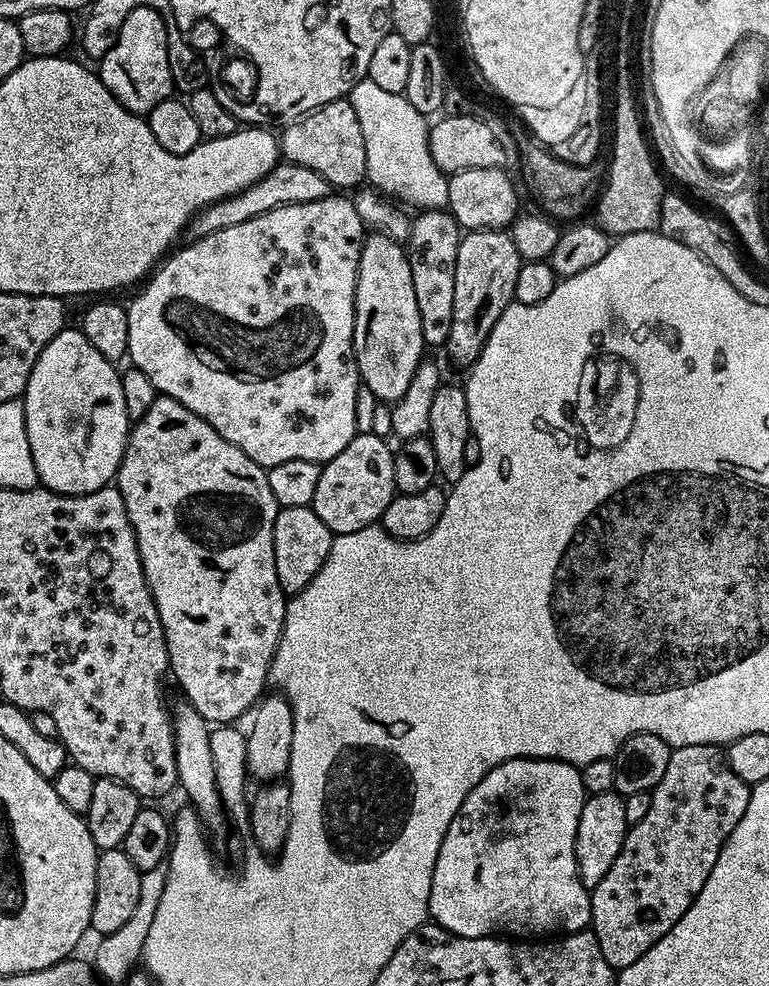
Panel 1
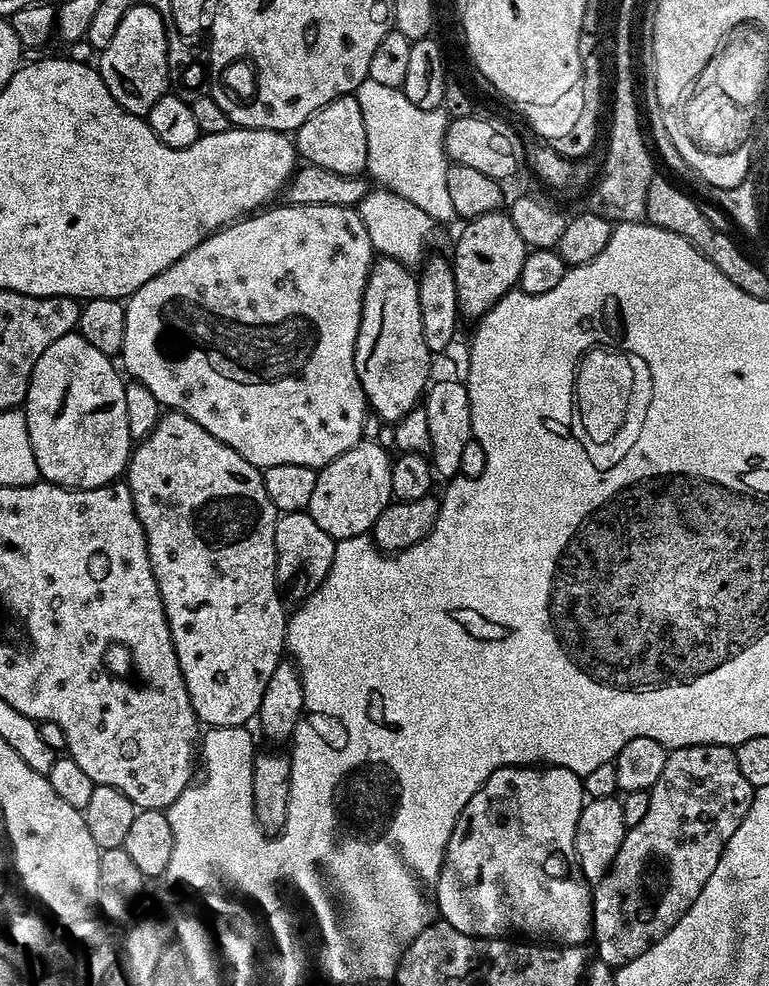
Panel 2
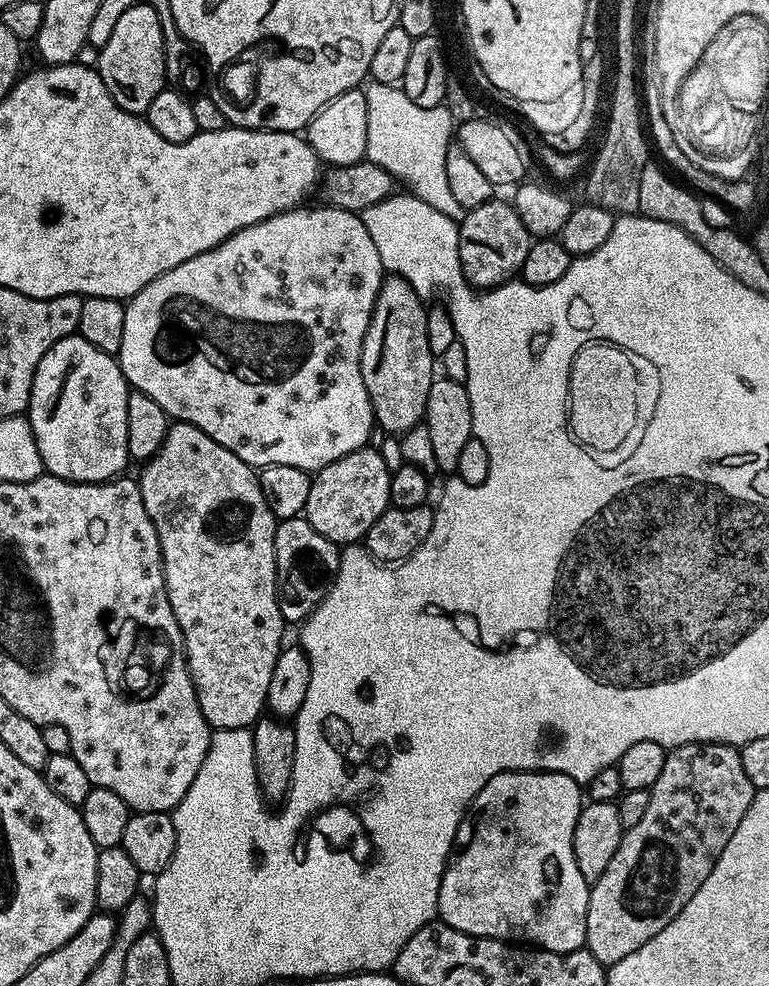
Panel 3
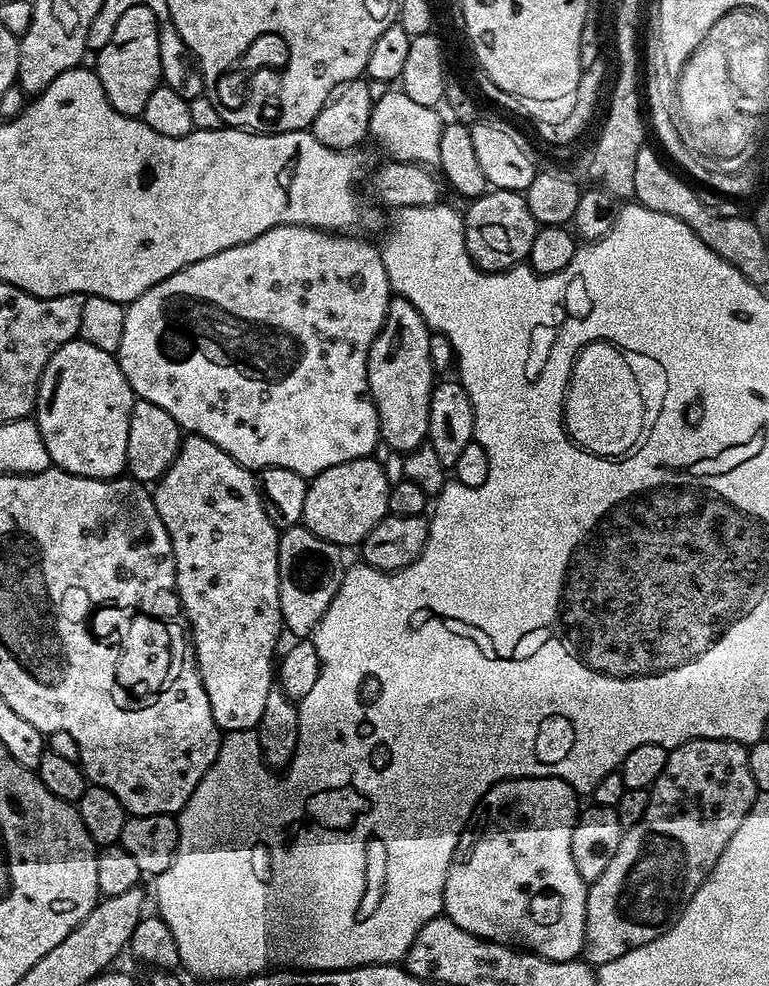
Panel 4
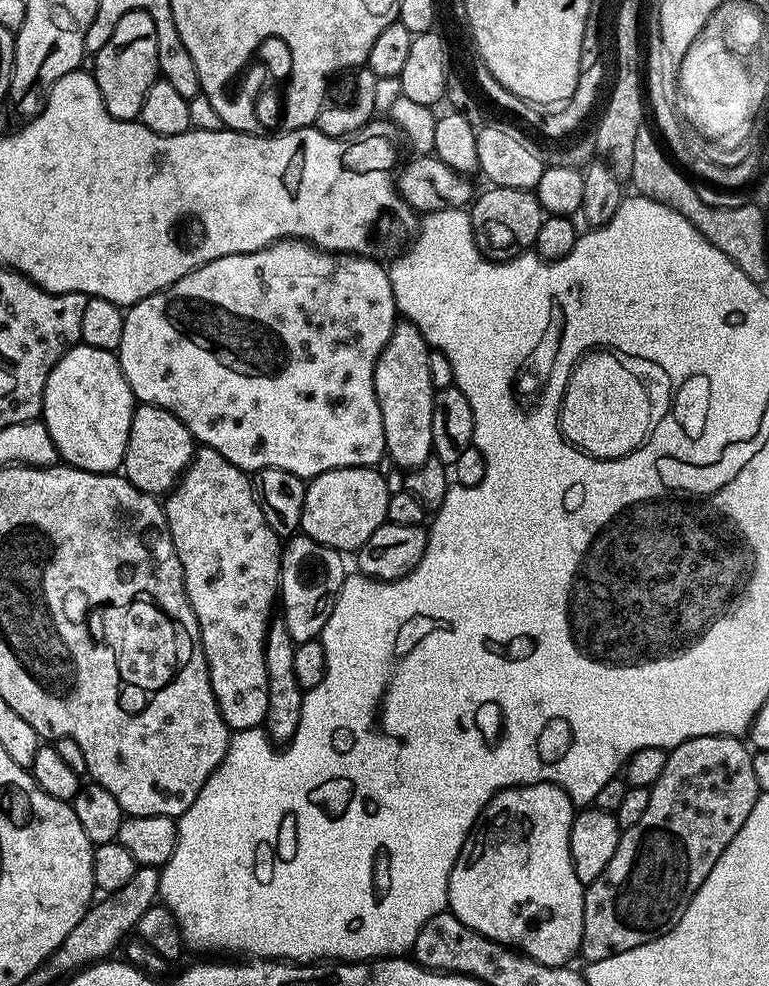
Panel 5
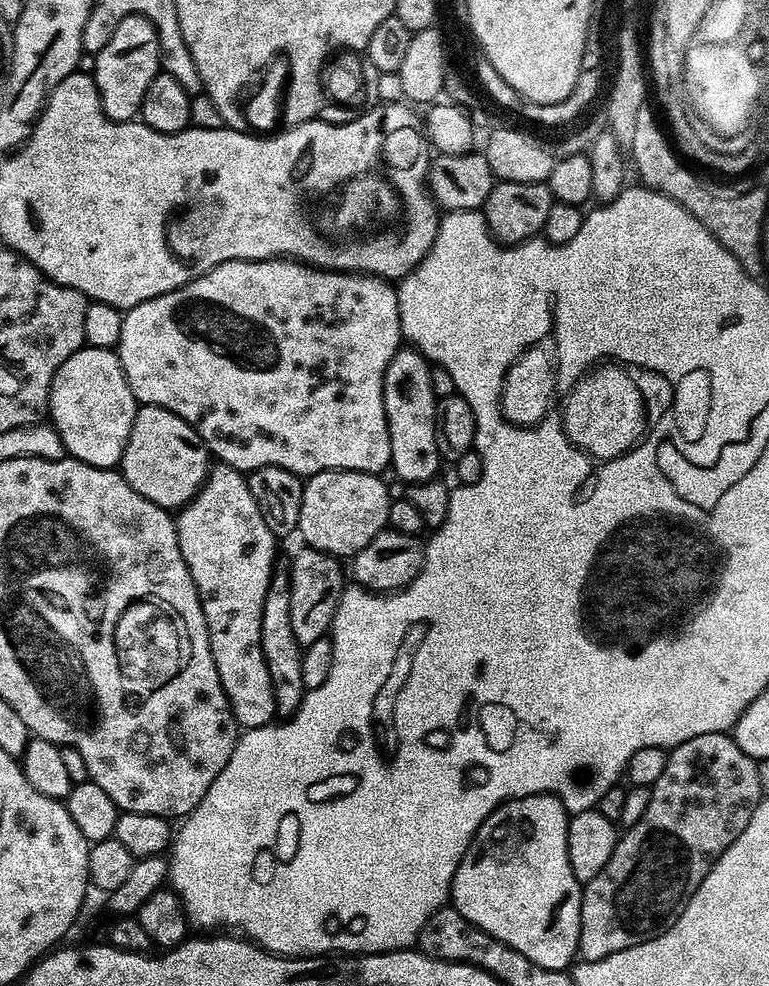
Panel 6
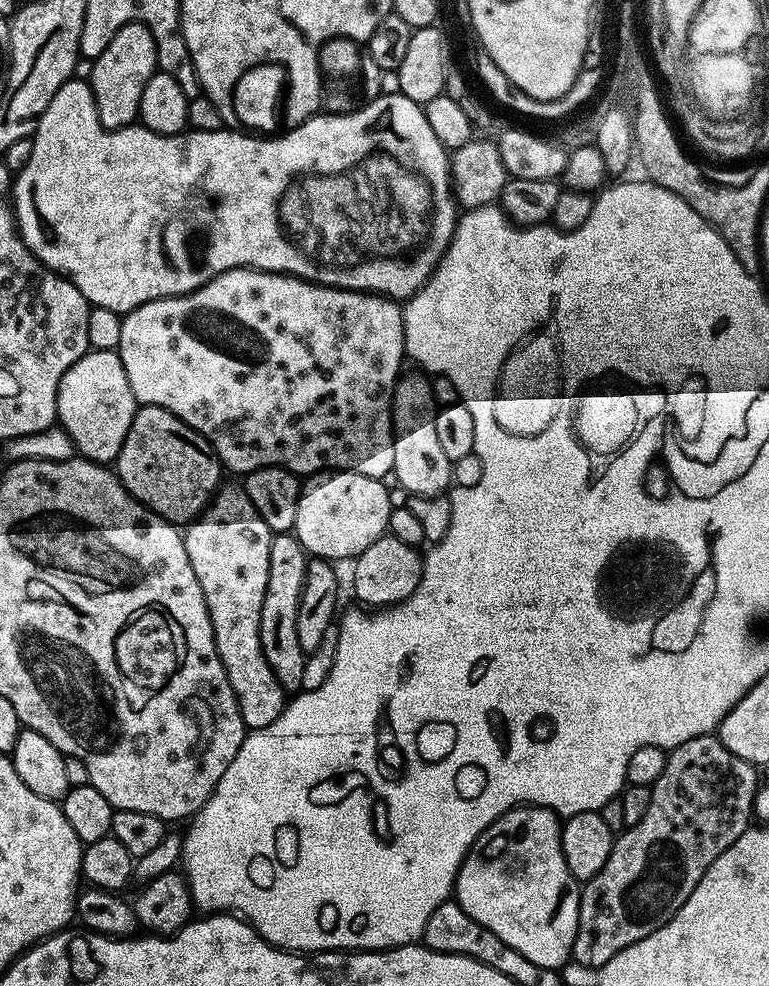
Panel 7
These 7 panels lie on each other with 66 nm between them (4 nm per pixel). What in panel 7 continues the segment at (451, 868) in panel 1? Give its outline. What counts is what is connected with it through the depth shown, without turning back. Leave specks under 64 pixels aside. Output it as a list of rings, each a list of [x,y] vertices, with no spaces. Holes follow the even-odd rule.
[[[521,806],[504,812],[476,839],[476,844],[462,862],[454,885],[456,903],[474,918],[474,922],[482,922],[486,930],[498,934],[506,946],[518,950],[518,954],[530,958],[530,962],[557,970],[572,960],[582,891],[578,881],[568,874],[560,841],[561,827],[561,817],[550,808]]]

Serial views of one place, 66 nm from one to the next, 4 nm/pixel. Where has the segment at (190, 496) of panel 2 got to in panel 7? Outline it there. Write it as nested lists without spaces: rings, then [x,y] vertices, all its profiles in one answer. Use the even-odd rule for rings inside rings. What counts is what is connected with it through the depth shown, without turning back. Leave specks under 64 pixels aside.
[[[224,486],[212,497],[208,507],[183,529],[182,535],[186,558],[190,558],[198,586],[202,586],[202,598],[206,598],[218,658],[222,658],[226,678],[234,686],[245,729],[270,726],[282,714],[286,703],[284,687],[274,678],[274,670],[270,670],[270,662],[262,654],[262,638],[258,634],[274,534],[262,522],[258,510],[254,510],[243,487]]]

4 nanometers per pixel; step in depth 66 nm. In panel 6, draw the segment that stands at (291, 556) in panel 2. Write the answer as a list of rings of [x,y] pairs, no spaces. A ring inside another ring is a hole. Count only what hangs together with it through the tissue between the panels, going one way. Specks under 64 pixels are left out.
[[[300,546],[300,549],[292,556],[292,565],[287,565],[286,569],[290,578],[290,627],[294,630],[294,638],[298,638],[302,646],[318,642],[318,638],[329,635],[340,595],[344,593],[346,587],[346,581],[344,581],[344,576],[346,580],[346,568],[345,565],[343,568],[340,564],[343,563],[329,552]]]

